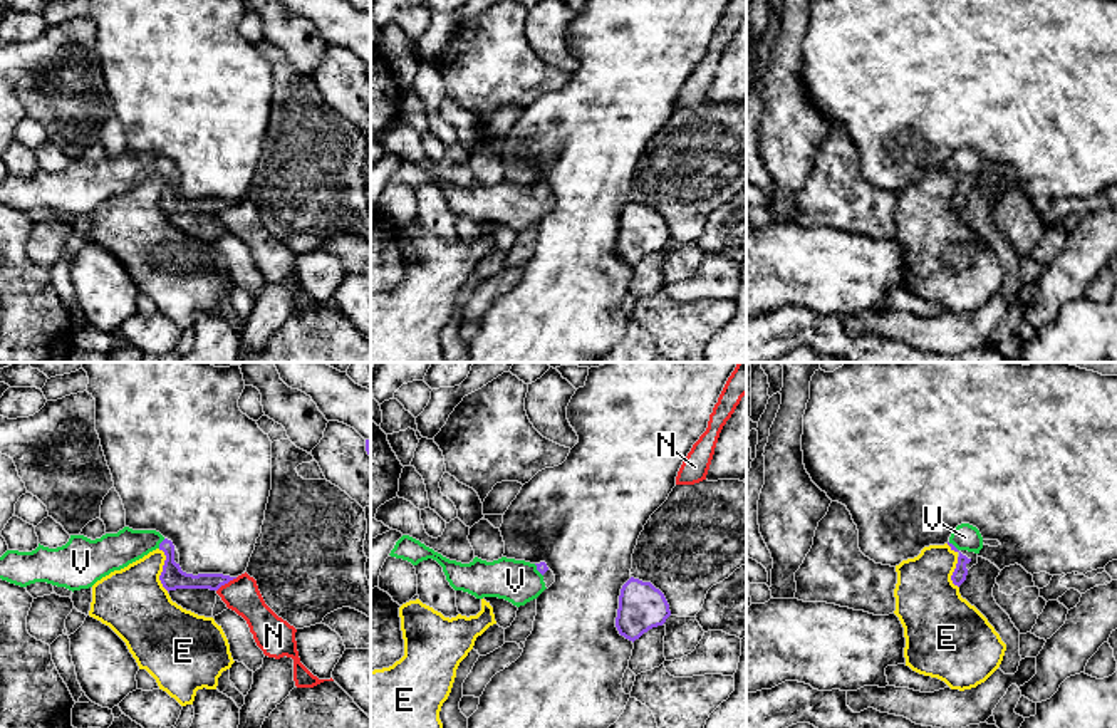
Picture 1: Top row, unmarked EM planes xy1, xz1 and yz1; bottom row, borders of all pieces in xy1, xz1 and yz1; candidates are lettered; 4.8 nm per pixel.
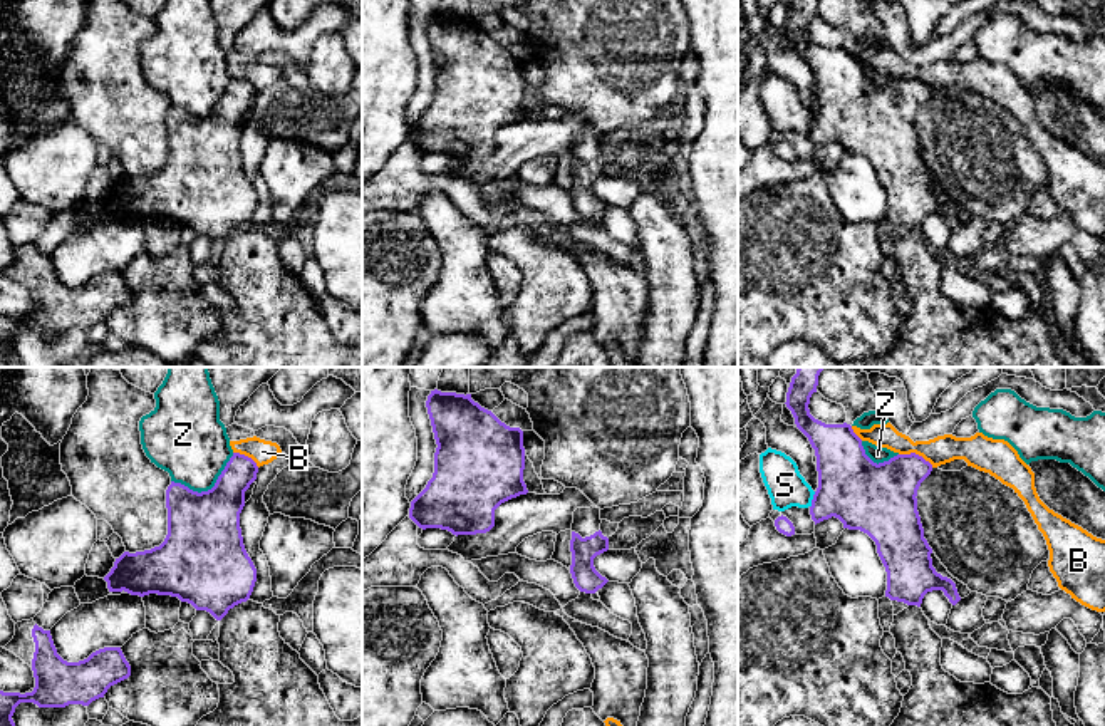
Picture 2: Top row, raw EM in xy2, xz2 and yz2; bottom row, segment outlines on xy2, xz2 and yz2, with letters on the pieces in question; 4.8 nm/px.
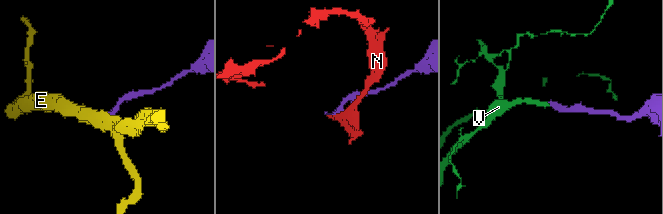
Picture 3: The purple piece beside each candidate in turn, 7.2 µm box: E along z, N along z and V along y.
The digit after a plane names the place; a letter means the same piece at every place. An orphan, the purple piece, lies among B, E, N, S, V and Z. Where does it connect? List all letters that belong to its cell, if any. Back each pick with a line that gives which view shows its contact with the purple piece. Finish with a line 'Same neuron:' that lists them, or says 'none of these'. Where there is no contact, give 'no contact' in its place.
V: meets purple in yz1
Same neuron: V

